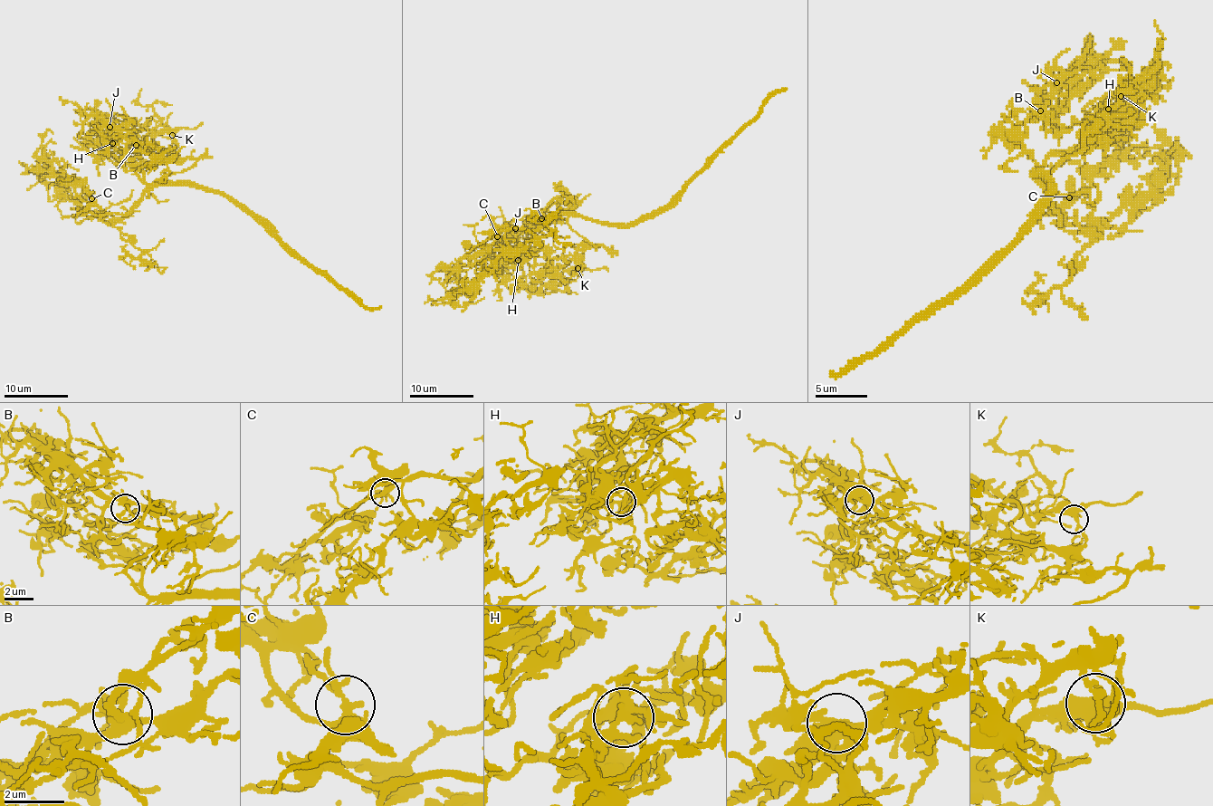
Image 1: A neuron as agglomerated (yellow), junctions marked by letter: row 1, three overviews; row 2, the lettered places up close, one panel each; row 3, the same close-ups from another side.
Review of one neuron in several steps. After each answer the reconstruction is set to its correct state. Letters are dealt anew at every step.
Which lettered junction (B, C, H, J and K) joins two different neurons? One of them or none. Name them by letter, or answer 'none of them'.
none of them

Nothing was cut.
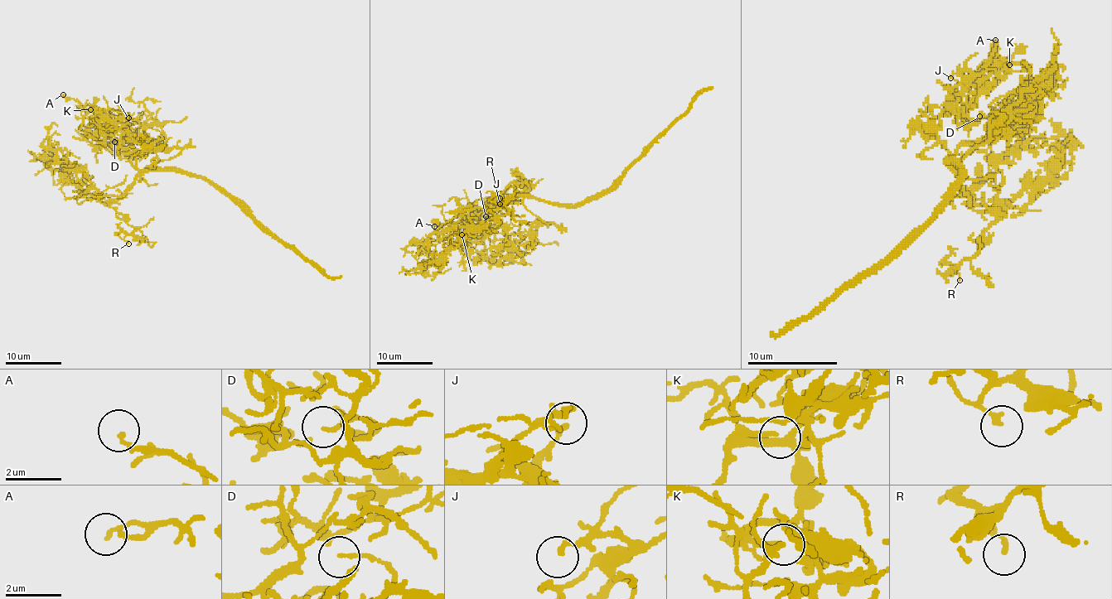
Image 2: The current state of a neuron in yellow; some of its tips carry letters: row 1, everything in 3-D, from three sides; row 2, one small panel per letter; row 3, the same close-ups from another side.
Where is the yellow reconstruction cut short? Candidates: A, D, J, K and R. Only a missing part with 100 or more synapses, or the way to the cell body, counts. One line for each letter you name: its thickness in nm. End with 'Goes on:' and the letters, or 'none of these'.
Goes on: none of these

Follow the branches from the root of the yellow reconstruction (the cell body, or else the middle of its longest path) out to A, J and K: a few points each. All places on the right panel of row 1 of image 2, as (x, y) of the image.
A: (957, 166), (948, 161), (948, 152), (925, 129), (930, 121), (950, 112), (993, 60), (991, 46), (995, 40)
J: (957, 166), (925, 129), (930, 121), (950, 112), (966, 87), (962, 75), (950, 78)
K: (957, 166), (928, 134), (928, 123), (946, 116), (1002, 62), (1009, 65)

